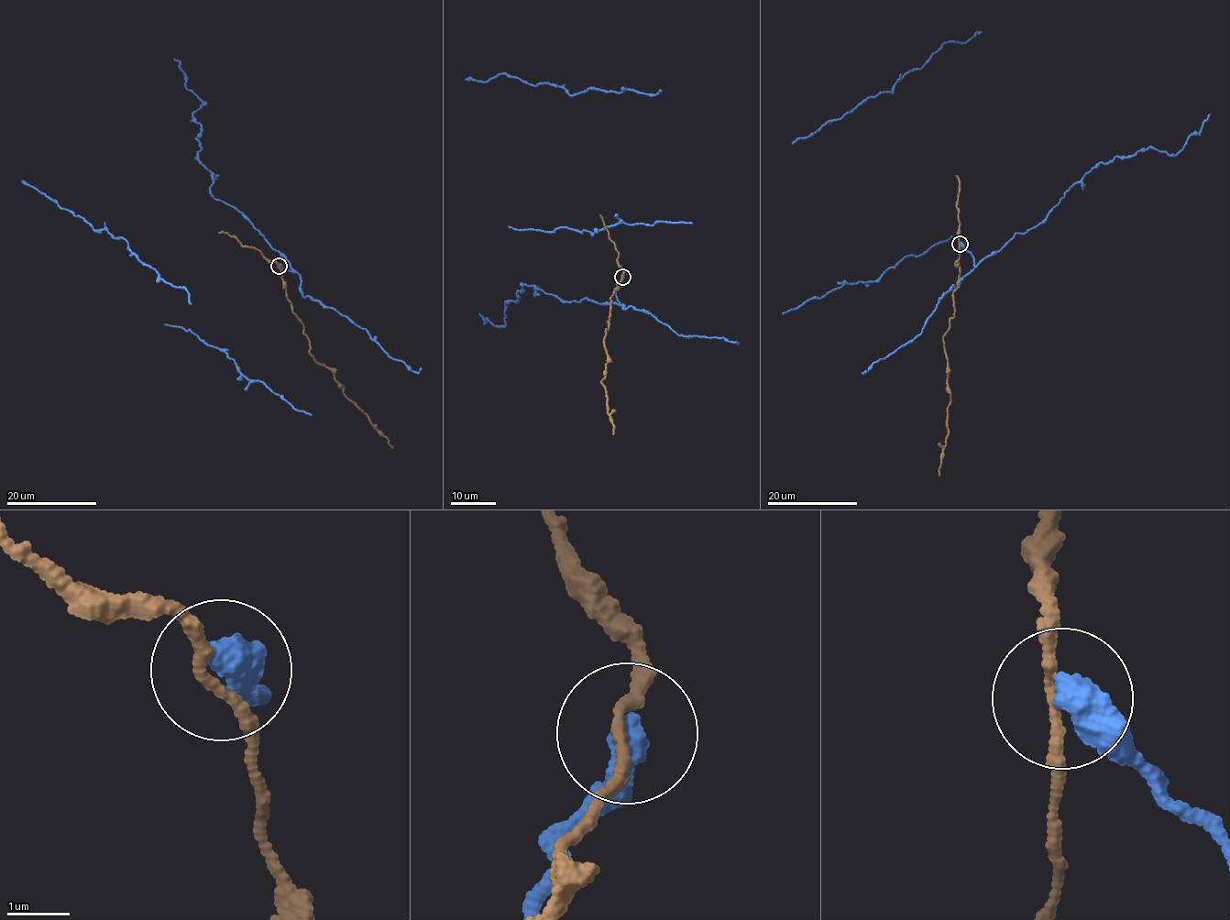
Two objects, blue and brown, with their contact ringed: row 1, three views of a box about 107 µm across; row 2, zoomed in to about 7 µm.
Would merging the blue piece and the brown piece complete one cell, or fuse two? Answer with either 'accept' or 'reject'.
reject

